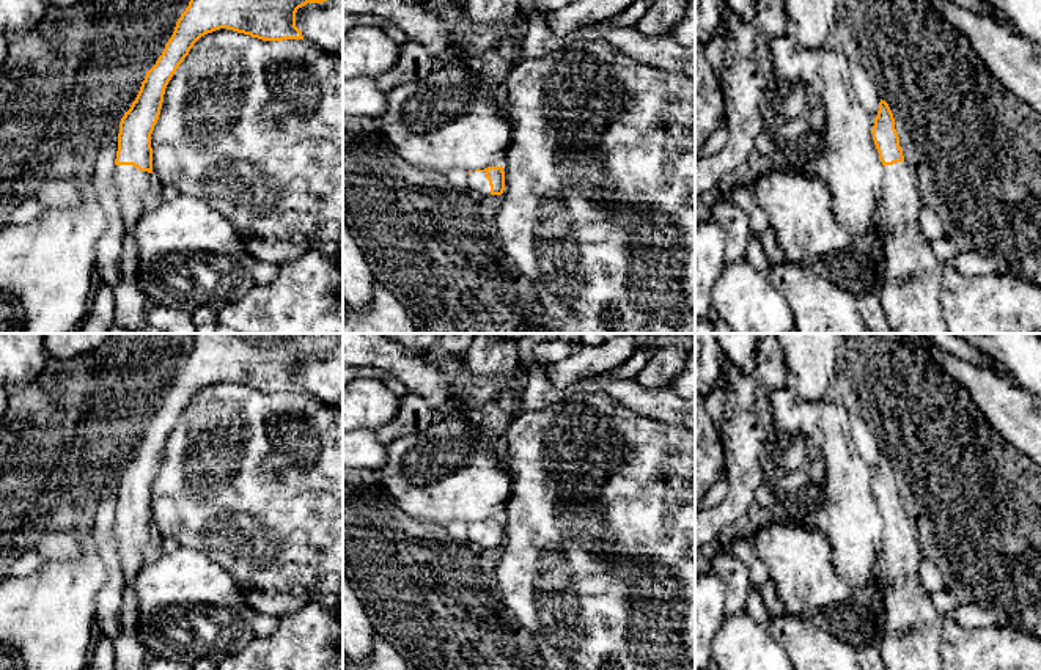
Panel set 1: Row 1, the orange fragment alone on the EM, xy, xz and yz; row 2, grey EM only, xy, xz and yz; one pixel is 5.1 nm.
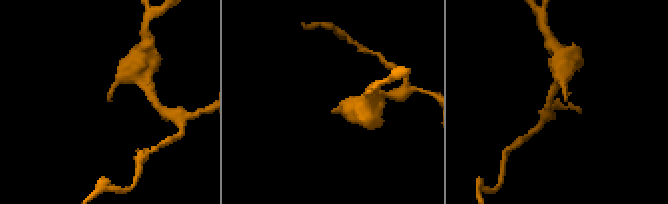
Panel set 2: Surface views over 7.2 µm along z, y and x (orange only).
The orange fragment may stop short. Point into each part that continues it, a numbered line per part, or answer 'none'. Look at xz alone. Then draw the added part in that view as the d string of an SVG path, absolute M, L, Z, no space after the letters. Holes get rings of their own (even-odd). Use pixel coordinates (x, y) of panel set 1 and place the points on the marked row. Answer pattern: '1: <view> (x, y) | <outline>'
1: xz (477, 181) | M472 171L467 176L467 189L478 192L480 195L489 197L491 195L491 186L486 178L486 171Z

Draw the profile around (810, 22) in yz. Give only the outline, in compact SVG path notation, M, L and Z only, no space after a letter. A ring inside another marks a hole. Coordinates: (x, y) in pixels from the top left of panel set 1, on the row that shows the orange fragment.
M838 0L783 2L786 6L786 35L808 50L824 47L838 25Z

